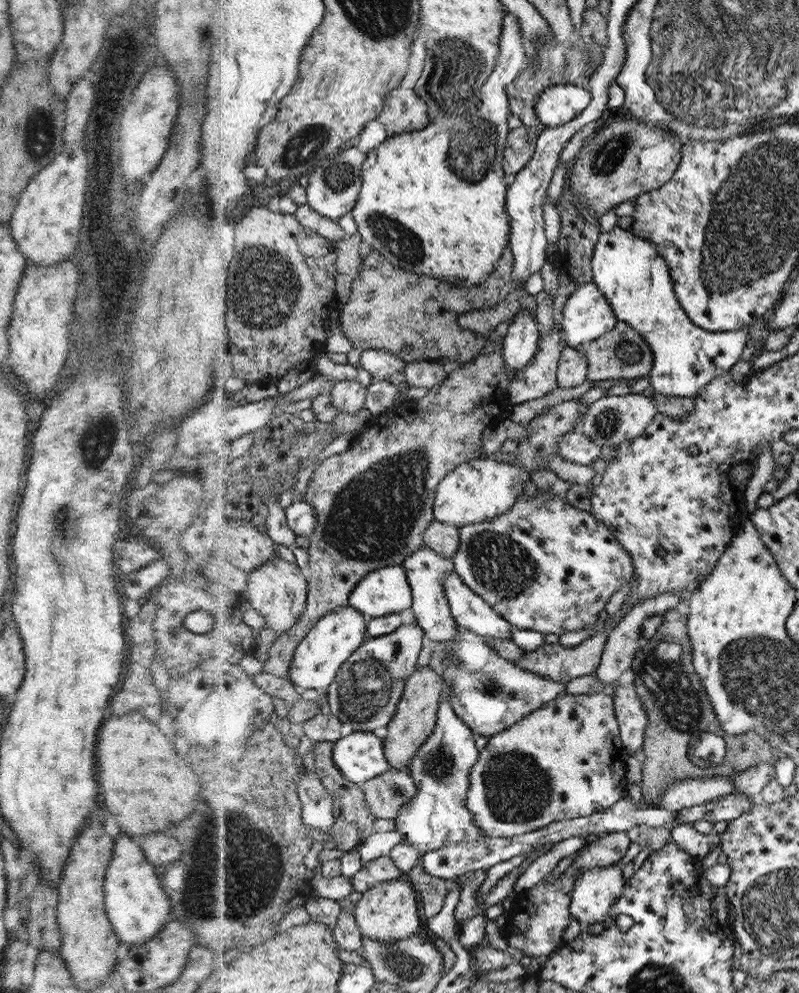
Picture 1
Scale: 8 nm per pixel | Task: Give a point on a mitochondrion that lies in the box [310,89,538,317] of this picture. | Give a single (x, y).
(473, 142)

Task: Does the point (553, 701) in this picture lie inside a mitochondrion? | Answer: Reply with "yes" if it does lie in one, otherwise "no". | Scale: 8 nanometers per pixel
no

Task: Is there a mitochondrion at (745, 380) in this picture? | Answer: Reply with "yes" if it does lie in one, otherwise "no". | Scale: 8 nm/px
no

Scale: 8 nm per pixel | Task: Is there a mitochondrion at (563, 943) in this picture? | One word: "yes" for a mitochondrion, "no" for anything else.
no

